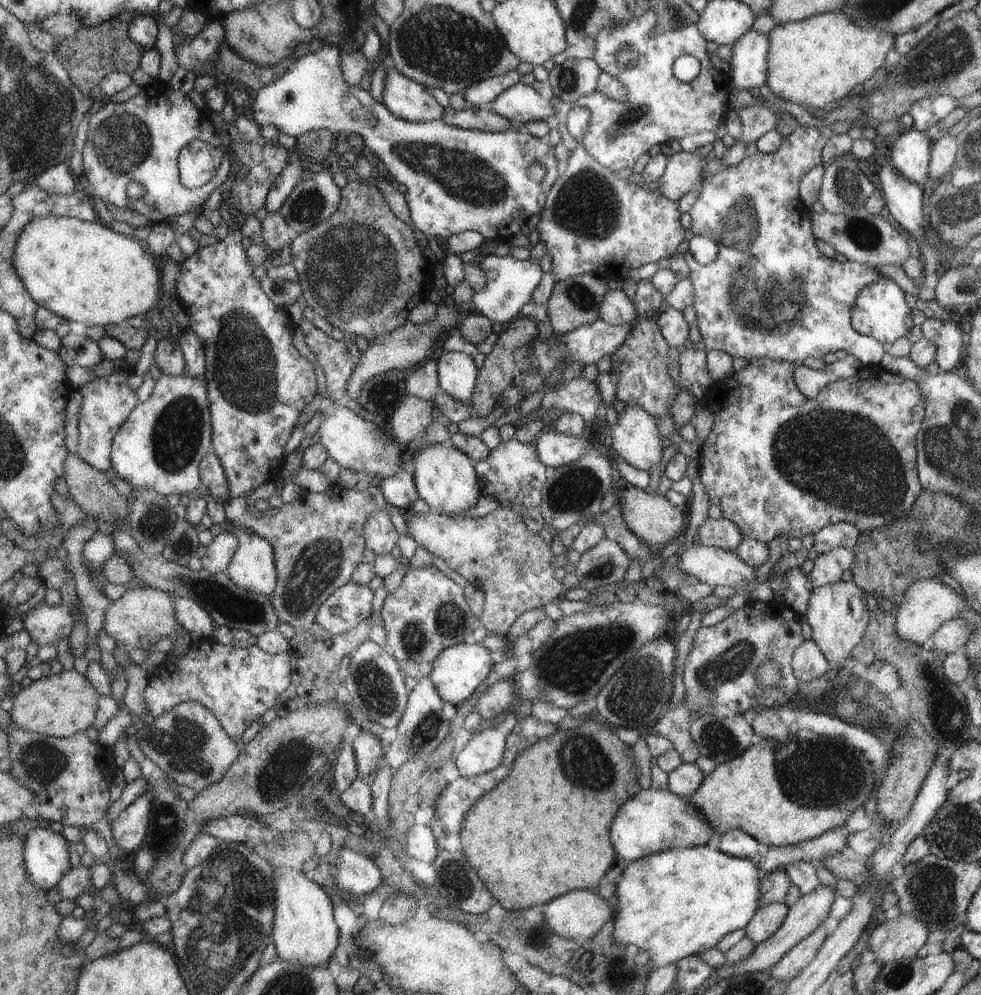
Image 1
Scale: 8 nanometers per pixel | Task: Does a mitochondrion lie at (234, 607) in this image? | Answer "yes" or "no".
yes

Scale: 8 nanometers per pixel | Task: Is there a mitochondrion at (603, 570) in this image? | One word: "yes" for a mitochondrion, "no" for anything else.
yes

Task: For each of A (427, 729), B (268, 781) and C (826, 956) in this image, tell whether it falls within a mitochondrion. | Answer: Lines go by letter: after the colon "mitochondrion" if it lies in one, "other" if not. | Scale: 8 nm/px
A: mitochondrion
B: mitochondrion
C: other

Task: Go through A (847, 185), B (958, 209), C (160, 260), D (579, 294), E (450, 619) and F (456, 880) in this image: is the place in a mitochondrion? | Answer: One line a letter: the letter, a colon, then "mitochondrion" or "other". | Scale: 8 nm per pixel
A: mitochondrion
B: mitochondrion
C: other
D: mitochondrion
E: mitochondrion
F: mitochondrion

